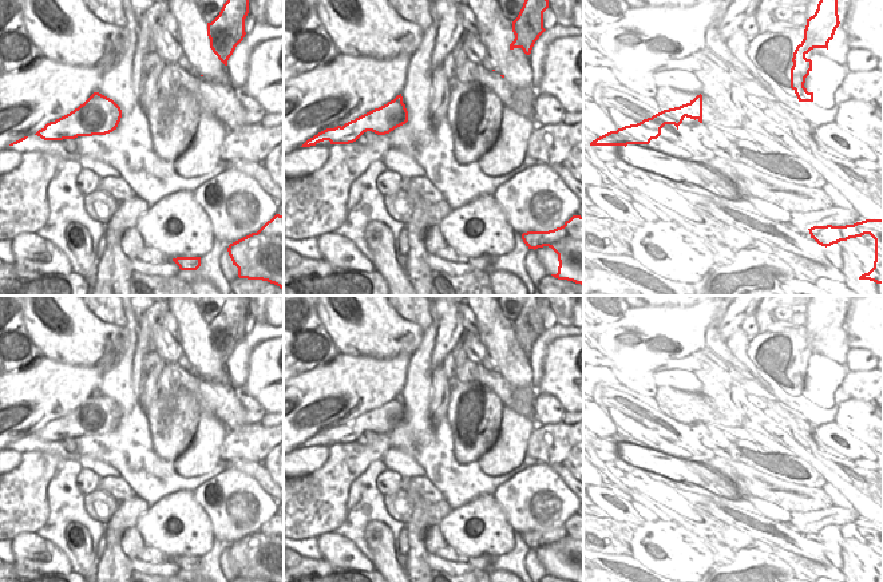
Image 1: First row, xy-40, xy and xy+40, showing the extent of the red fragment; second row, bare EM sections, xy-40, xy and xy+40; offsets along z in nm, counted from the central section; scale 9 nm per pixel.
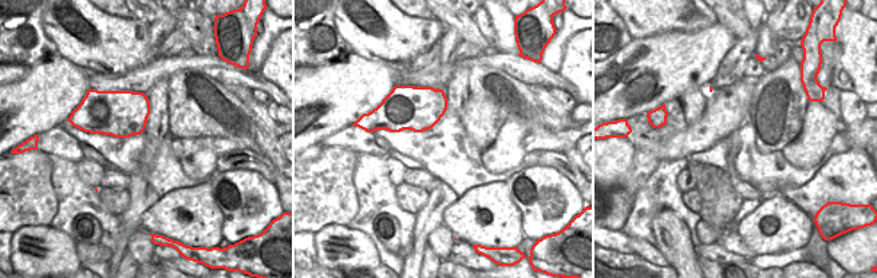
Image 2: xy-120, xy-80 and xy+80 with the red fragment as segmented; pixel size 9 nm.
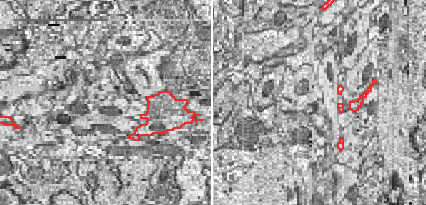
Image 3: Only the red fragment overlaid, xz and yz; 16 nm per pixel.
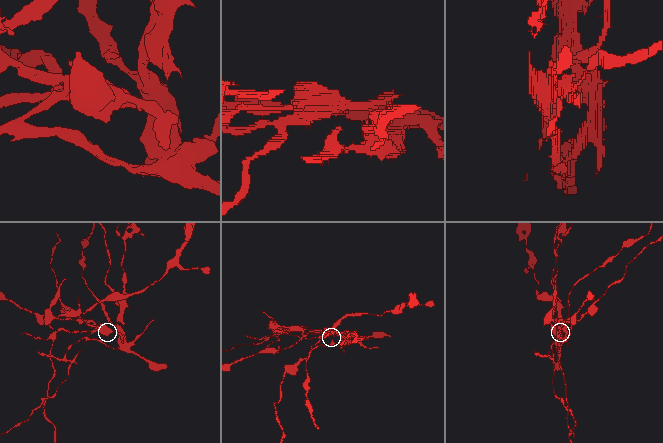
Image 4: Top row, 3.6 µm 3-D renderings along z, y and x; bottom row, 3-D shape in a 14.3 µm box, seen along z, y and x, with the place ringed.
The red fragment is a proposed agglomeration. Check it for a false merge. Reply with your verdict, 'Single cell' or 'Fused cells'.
Fused cells

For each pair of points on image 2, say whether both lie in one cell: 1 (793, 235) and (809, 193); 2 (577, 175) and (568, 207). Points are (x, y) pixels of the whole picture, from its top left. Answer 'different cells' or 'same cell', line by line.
1: different cells
2: different cells

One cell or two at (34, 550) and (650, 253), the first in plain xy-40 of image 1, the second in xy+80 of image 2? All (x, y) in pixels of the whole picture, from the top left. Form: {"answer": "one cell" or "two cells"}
{"answer": "one cell"}

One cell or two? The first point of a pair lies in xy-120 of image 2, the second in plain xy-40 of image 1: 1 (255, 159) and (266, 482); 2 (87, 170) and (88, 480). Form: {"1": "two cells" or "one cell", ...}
{"1": "one cell", "2": "one cell"}

